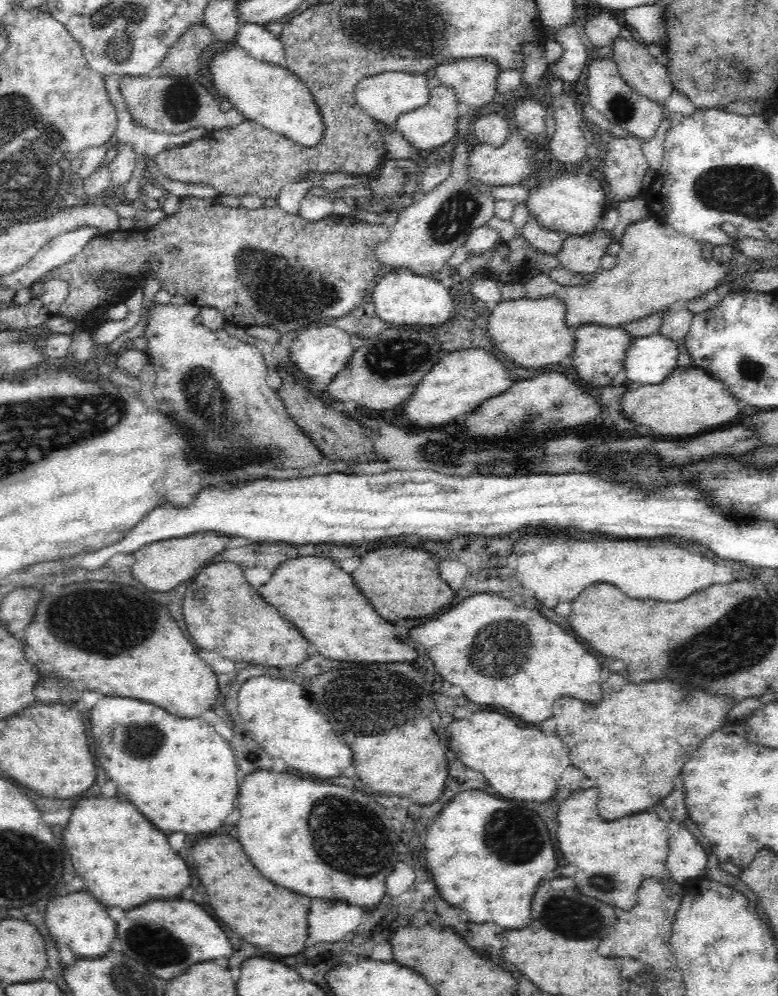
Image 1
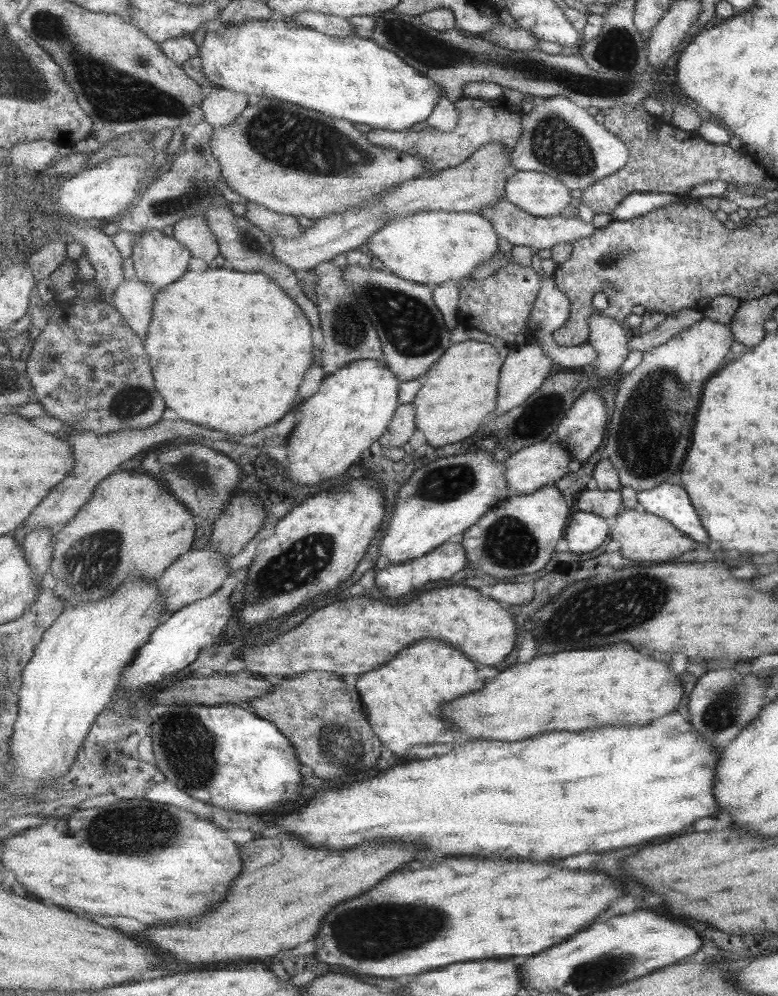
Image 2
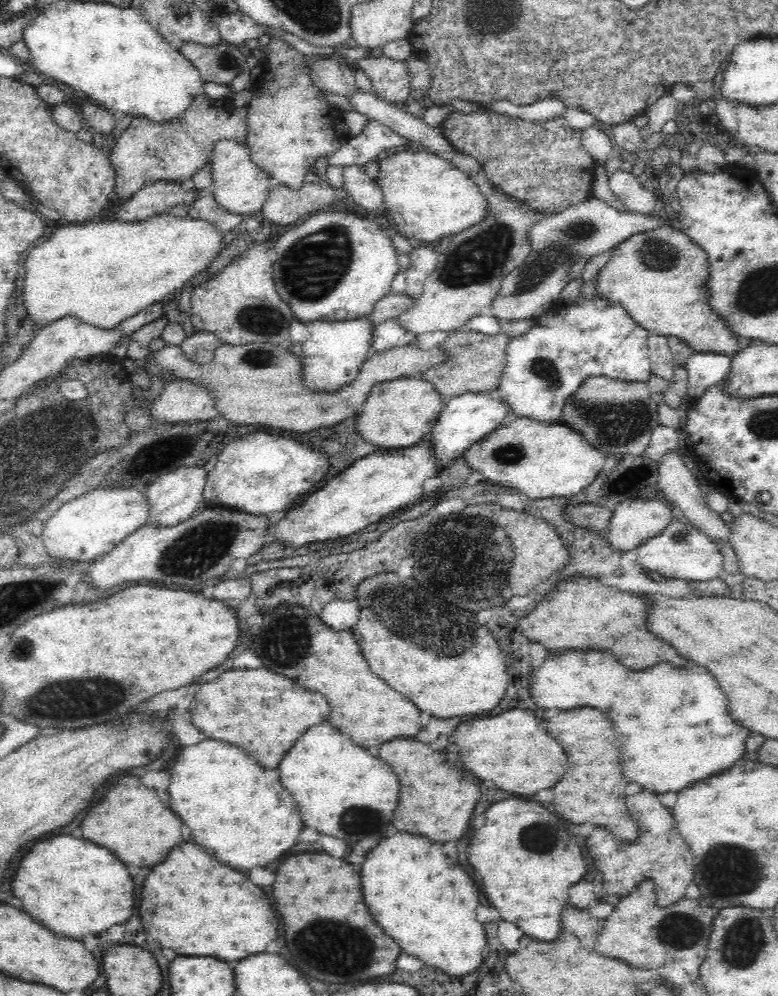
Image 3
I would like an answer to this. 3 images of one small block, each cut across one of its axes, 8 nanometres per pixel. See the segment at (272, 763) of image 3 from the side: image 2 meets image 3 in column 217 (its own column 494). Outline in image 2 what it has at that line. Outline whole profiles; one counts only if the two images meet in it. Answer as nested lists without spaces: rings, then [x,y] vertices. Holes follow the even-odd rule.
[[[615,642],[615,646],[609,648],[605,646],[605,648],[581,650],[581,652],[573,650],[553,656],[545,654],[545,656],[537,656],[529,664],[513,666],[501,672],[495,680],[491,680],[485,690],[447,704],[443,708],[443,716],[455,722],[459,732],[469,732],[473,734],[473,738],[519,742],[551,730],[579,732],[585,728],[601,728],[601,726],[627,726],[627,724],[645,726],[649,724],[649,720],[661,718],[677,710],[677,706],[683,700],[681,696],[683,696],[681,680],[667,670],[667,664],[655,662],[653,658],[635,652],[629,644]]]

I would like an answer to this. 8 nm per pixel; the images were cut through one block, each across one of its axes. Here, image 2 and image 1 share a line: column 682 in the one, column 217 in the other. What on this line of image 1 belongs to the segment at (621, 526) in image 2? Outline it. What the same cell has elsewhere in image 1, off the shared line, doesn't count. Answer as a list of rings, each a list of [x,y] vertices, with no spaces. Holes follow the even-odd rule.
[[[194,532],[192,536],[186,536],[186,538],[152,542],[132,554],[134,564],[130,570],[132,570],[132,576],[138,582],[142,582],[148,590],[166,592],[166,590],[178,586],[180,582],[196,576],[200,570],[204,570],[212,558],[216,558],[218,554],[224,552],[228,542],[230,542],[230,538],[224,536],[222,532]]]

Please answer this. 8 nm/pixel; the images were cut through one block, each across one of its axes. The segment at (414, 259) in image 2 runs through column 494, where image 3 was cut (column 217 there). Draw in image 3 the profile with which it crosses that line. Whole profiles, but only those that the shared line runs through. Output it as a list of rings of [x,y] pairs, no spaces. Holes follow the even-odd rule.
[[[154,214],[142,222],[120,224],[120,222],[92,222],[82,226],[68,226],[56,230],[48,242],[26,256],[26,284],[24,284],[24,304],[28,316],[38,324],[46,326],[52,320],[64,316],[78,316],[80,320],[108,330],[138,312],[162,304],[182,288],[192,276],[206,270],[212,260],[226,248],[224,230],[218,222],[192,218],[192,216],[174,216],[174,214]]]

